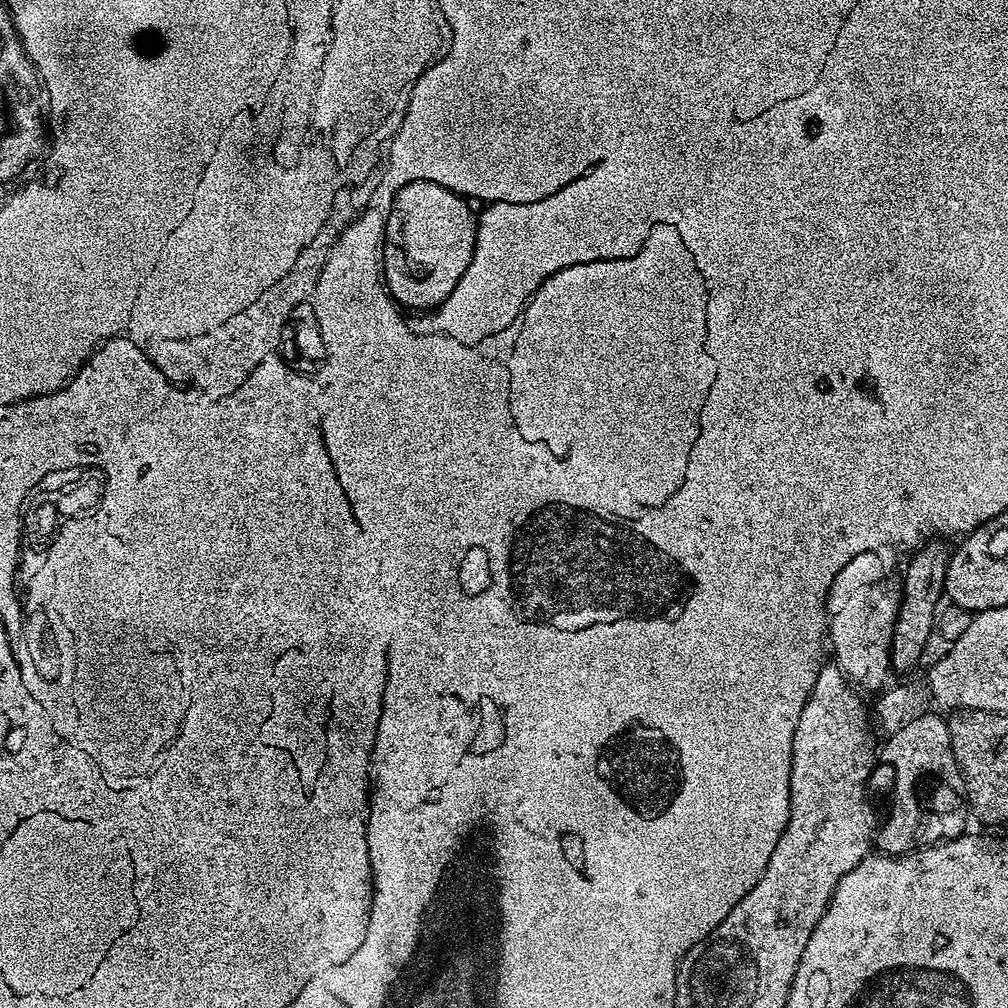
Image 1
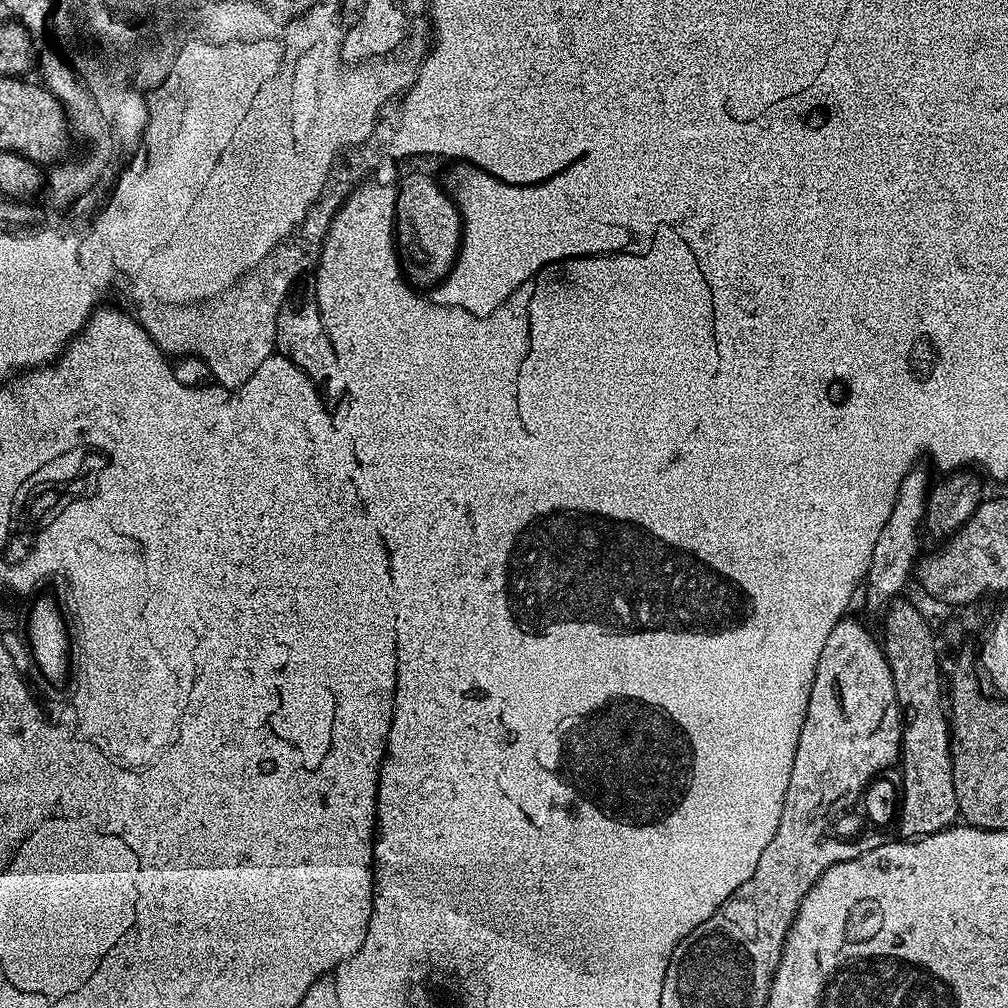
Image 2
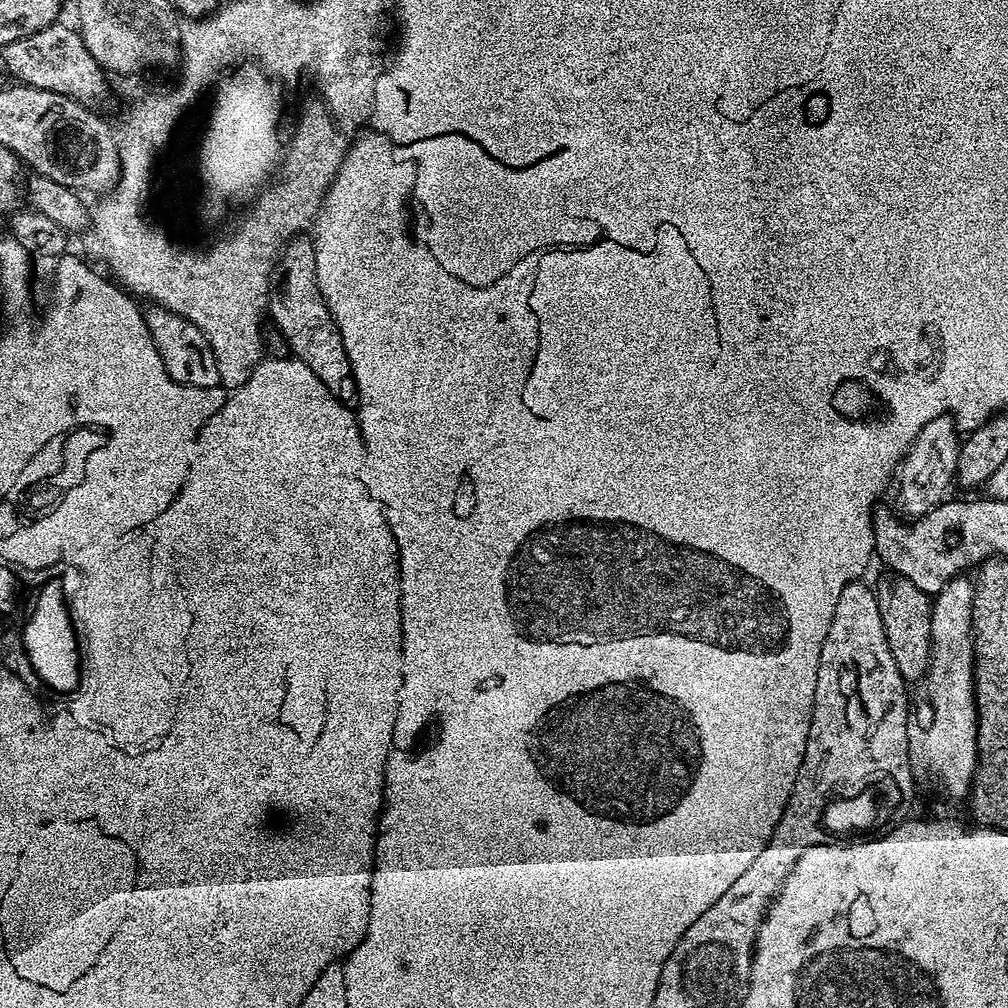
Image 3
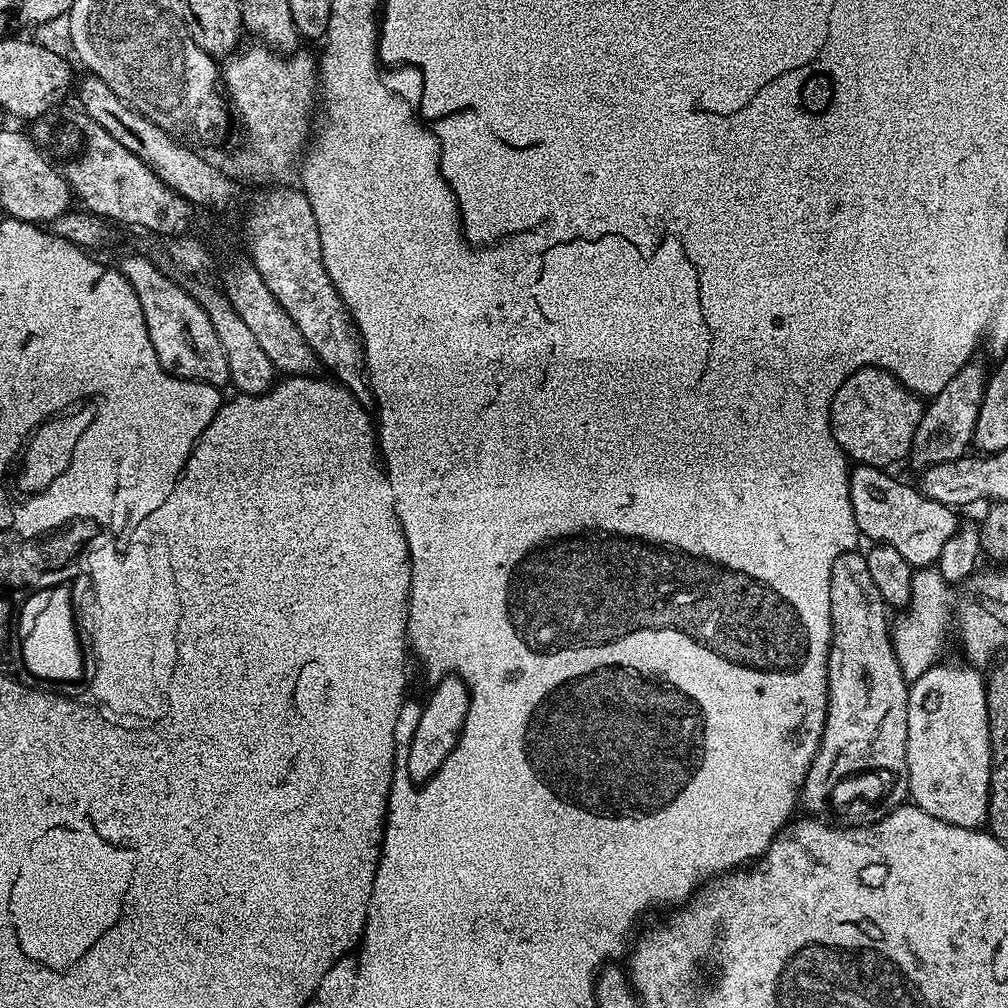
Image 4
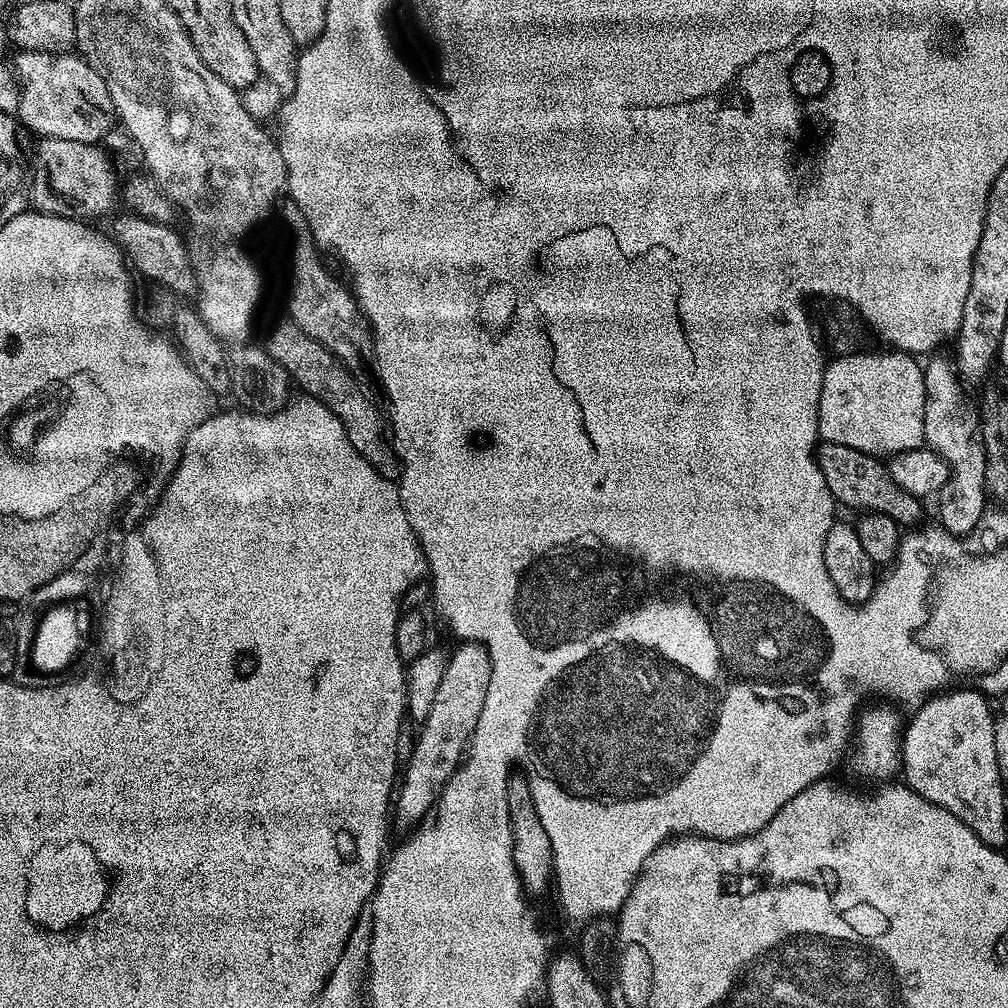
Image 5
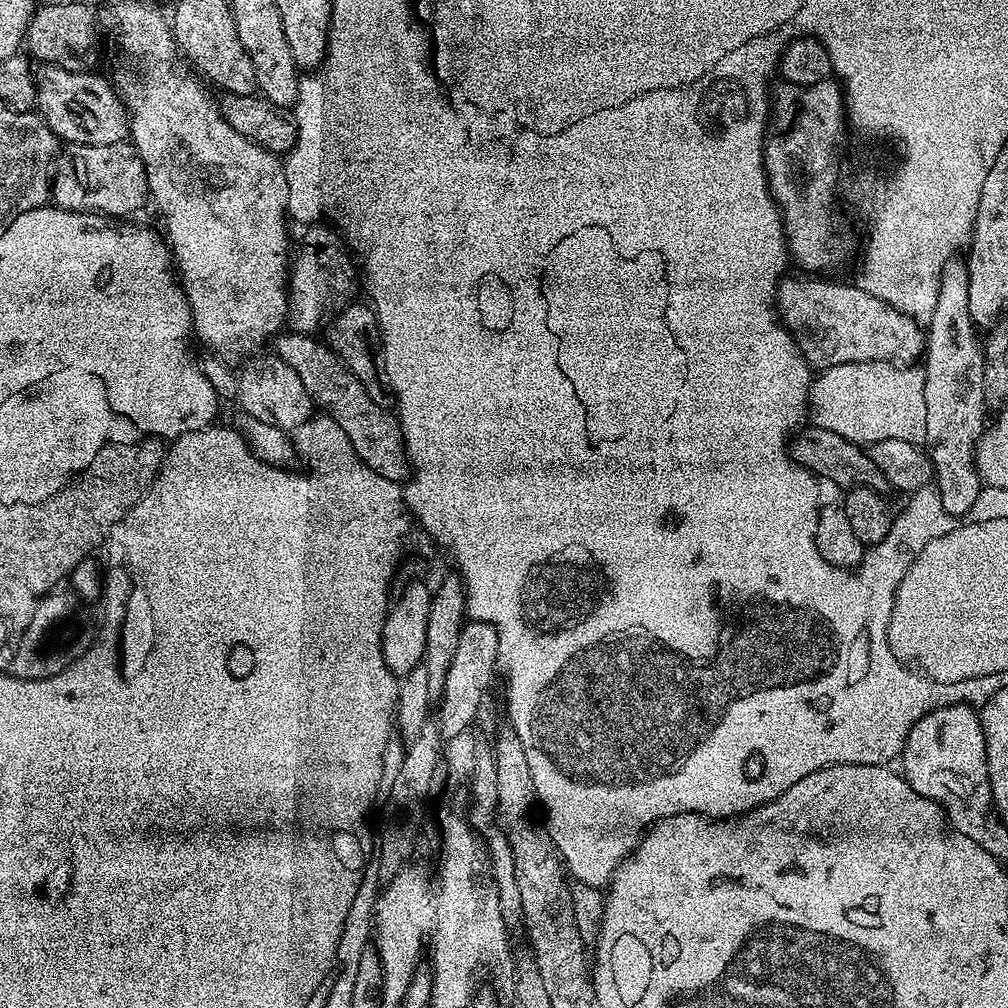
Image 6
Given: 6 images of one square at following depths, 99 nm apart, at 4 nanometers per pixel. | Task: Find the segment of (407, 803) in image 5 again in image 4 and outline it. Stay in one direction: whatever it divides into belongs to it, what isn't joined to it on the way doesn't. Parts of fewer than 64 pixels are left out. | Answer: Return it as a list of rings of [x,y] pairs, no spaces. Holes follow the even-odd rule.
[[[443,677],[437,684],[439,685],[429,696],[426,706],[421,714],[419,712],[417,715],[411,729],[413,732],[404,767],[414,784],[424,783],[441,768],[442,762],[460,741],[461,730],[469,710],[468,688],[460,677]]]

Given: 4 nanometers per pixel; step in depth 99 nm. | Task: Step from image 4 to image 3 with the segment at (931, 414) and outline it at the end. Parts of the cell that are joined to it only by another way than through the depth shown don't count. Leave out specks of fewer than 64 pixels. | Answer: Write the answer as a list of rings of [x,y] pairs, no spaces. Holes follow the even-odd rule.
[[[948,414],[934,418],[934,422],[926,422],[926,426],[918,430],[918,438],[914,438],[914,442],[908,447],[894,480],[895,507],[901,517],[906,518],[910,512],[919,512],[921,516],[925,516],[930,510],[943,504],[949,495],[948,487],[951,486],[952,479],[956,476],[956,467],[960,464],[960,436],[956,433],[955,423],[957,421]]]

